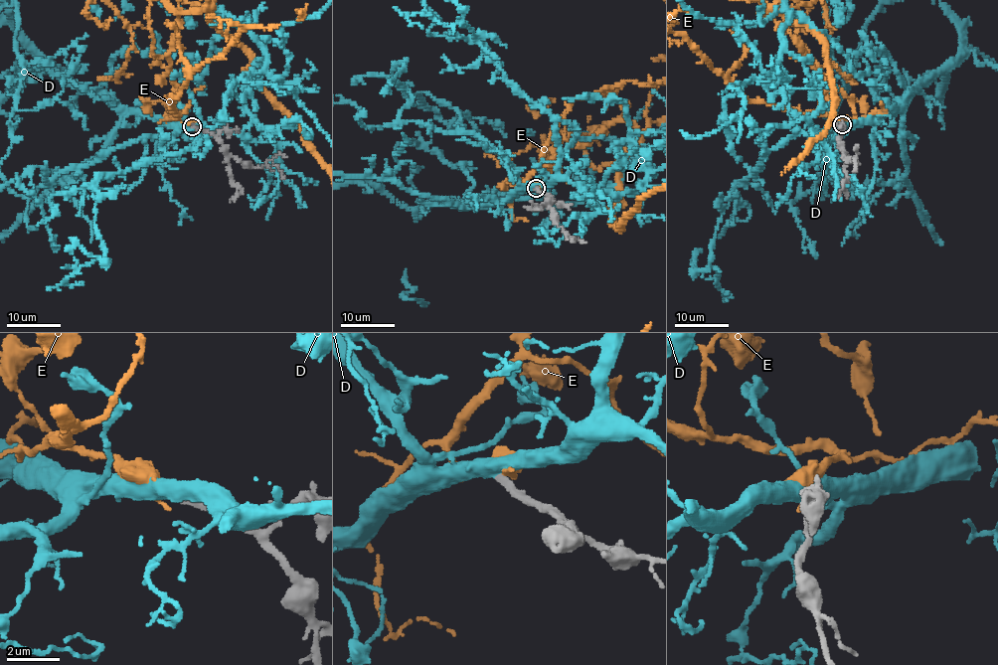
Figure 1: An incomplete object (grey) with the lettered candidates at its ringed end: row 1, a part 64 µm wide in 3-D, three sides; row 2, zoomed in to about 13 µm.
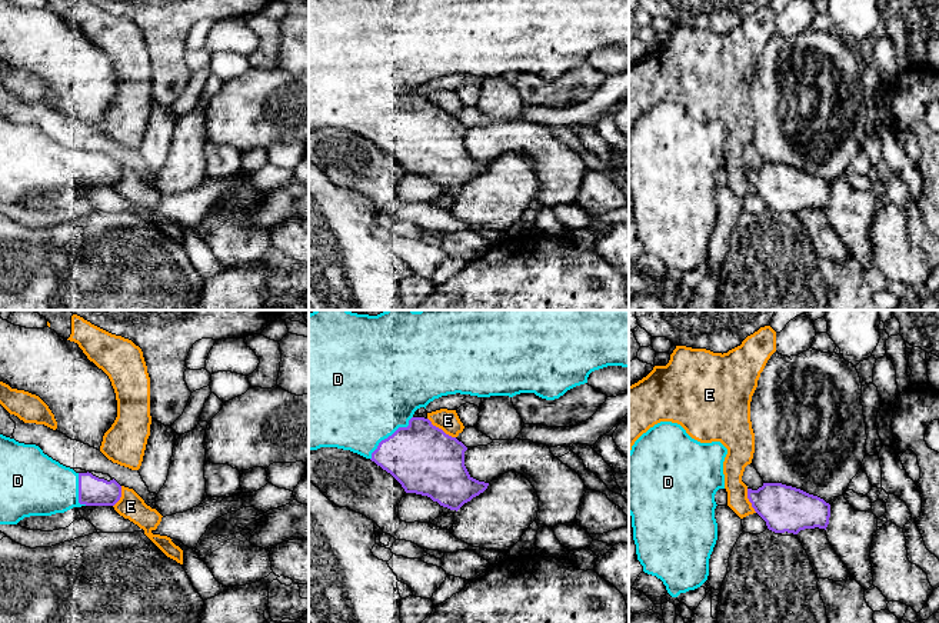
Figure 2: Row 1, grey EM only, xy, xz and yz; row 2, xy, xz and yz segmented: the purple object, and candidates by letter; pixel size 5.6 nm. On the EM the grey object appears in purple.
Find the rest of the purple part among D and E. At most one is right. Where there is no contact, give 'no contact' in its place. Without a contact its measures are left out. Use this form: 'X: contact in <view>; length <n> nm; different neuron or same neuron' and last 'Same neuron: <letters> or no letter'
D: contact in xz; length 340 nm; same neuron
E: contact in xz; length 200 nm; different neuron
Same neuron: D

